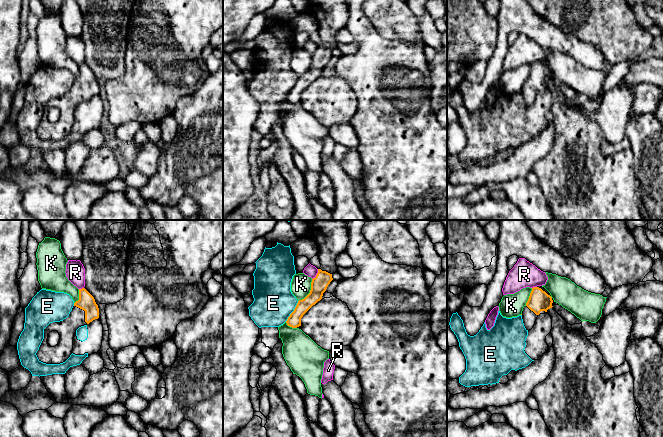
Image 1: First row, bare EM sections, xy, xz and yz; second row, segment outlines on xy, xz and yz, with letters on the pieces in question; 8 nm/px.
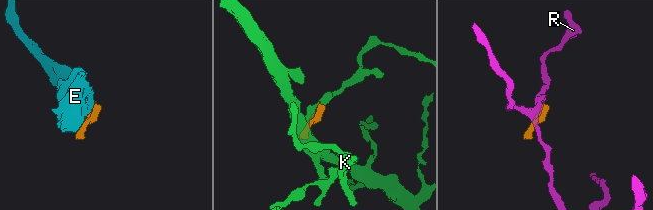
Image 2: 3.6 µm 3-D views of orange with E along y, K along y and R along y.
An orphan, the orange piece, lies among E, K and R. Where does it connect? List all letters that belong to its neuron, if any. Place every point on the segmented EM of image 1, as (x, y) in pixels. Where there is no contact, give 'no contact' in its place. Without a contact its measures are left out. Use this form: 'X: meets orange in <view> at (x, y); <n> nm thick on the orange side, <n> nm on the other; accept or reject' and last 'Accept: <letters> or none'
E: meets orange in xz at (293, 311); 110 nm thick on the orange side, 320 nm on the other; reject
K: meets orange in xz at (310, 291); 140 nm thick on the orange side, 160 nm on the other; reject
R: meets orange in xz at (317, 274); 140 nm thick on the orange side, 100 nm on the other; reject
Accept: none

